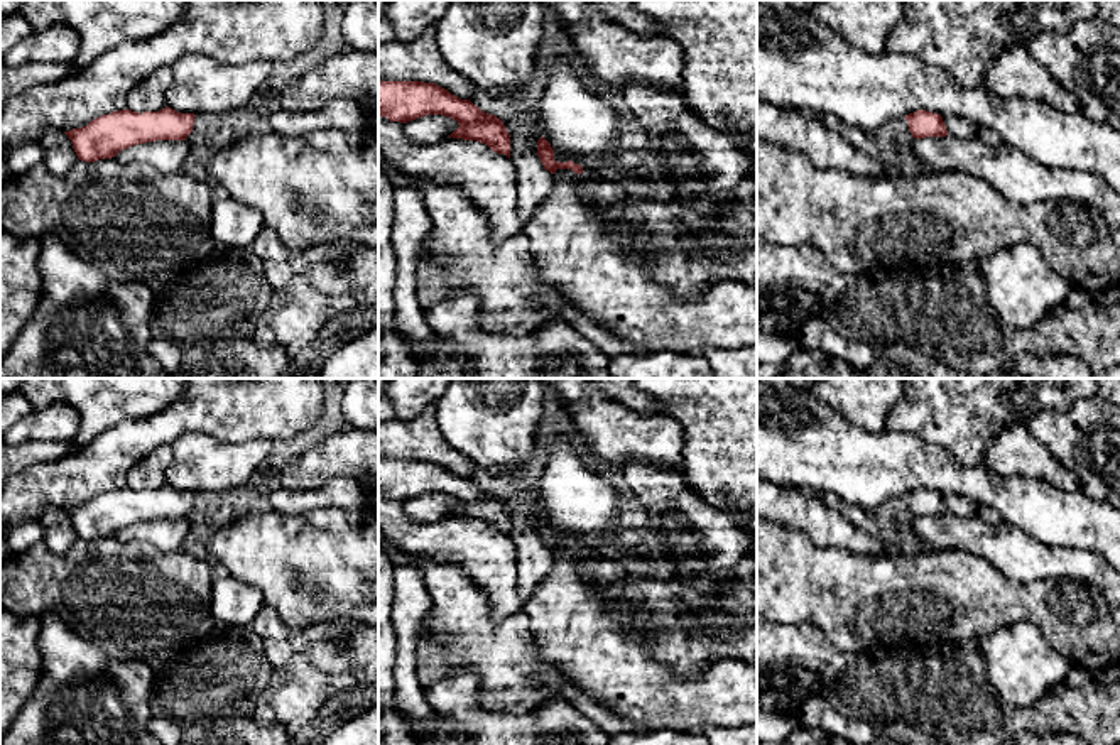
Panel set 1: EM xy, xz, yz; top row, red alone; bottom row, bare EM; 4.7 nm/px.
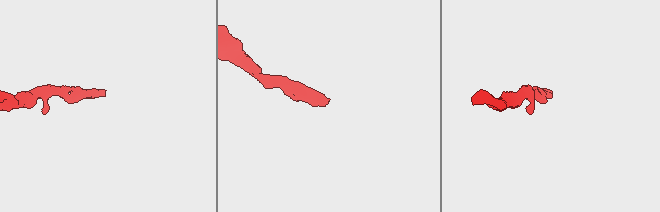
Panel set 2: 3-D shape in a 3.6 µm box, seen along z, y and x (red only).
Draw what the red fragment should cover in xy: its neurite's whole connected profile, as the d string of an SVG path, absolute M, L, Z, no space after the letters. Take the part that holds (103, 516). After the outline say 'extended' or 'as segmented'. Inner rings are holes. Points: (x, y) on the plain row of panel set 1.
M169 485L159 490L118 488L91 498L86 505L64 510L79 539L111 537L132 524L155 519L186 519L193 510L194 492Z; as segmented

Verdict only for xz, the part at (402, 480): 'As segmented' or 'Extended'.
As segmented

